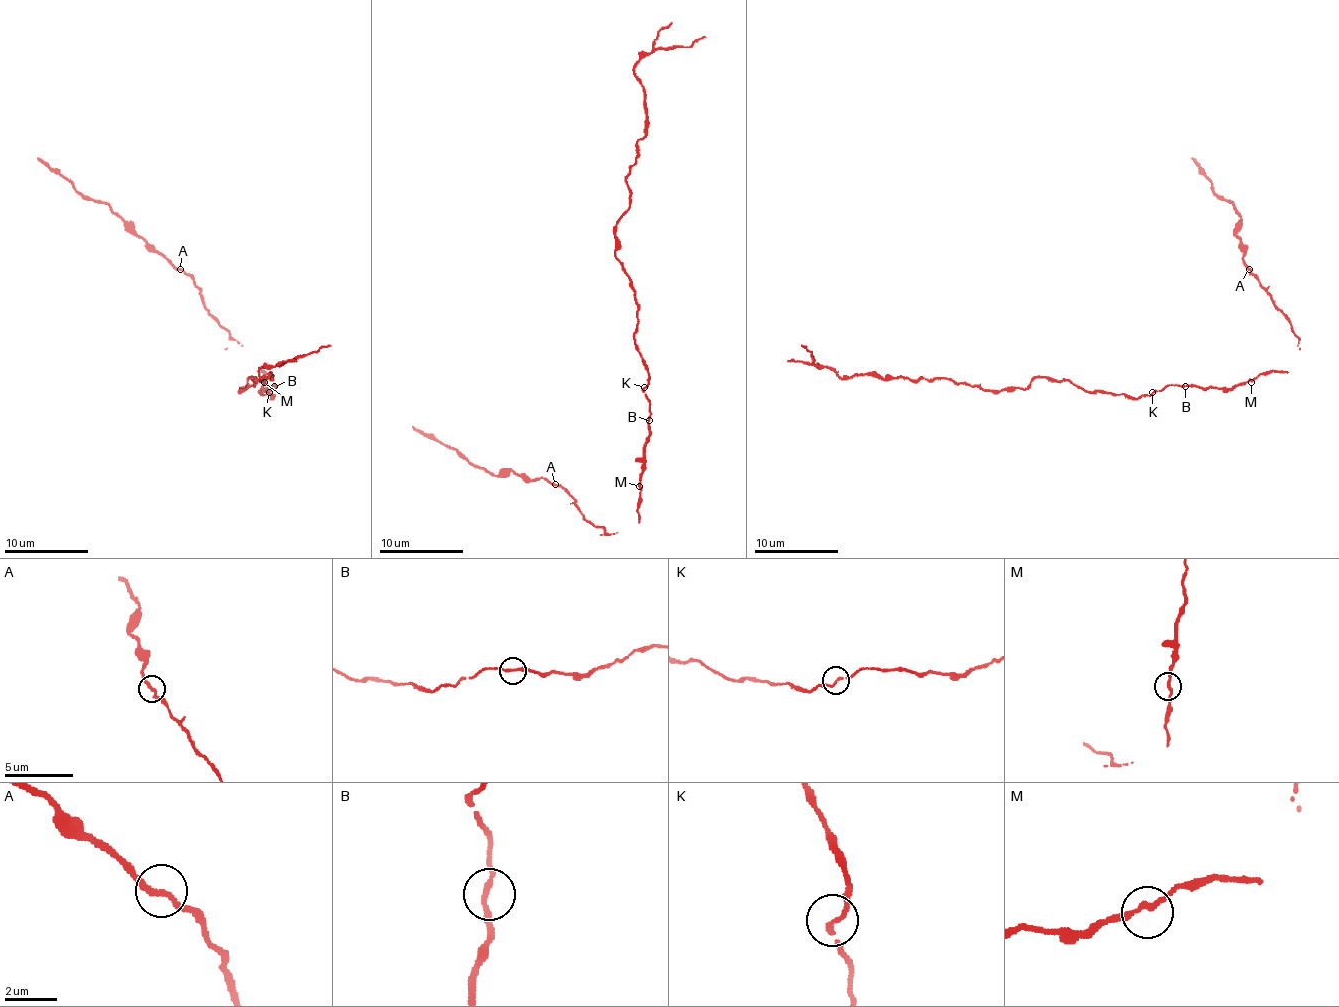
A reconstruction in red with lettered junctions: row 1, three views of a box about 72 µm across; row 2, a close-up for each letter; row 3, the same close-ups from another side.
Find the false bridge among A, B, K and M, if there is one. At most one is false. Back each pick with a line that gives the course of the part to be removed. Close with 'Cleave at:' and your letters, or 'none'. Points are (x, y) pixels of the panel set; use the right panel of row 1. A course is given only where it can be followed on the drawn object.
Cleave at: none

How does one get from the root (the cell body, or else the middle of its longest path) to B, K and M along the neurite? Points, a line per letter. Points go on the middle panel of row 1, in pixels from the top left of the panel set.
B: (649, 406), (649, 420)
K: (649, 406), (643, 387)
M: (649, 406), (649, 437), (645, 446), (645, 469), (639, 486)

